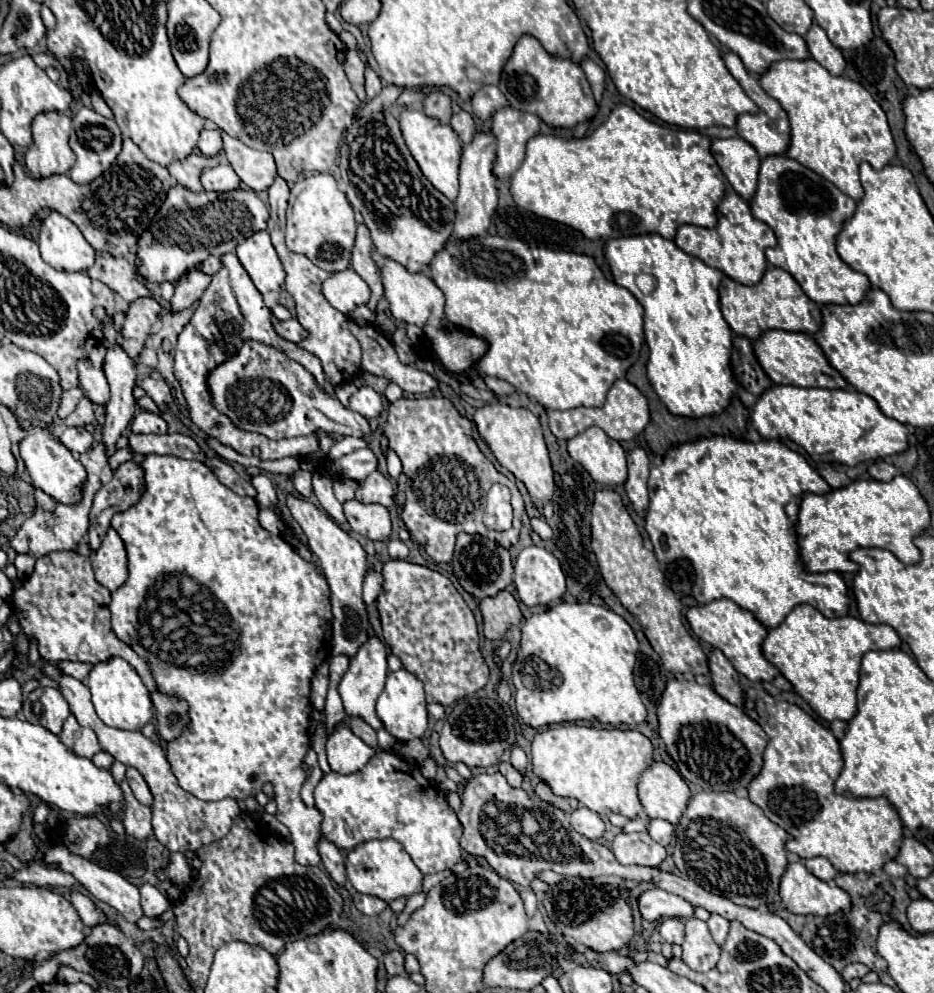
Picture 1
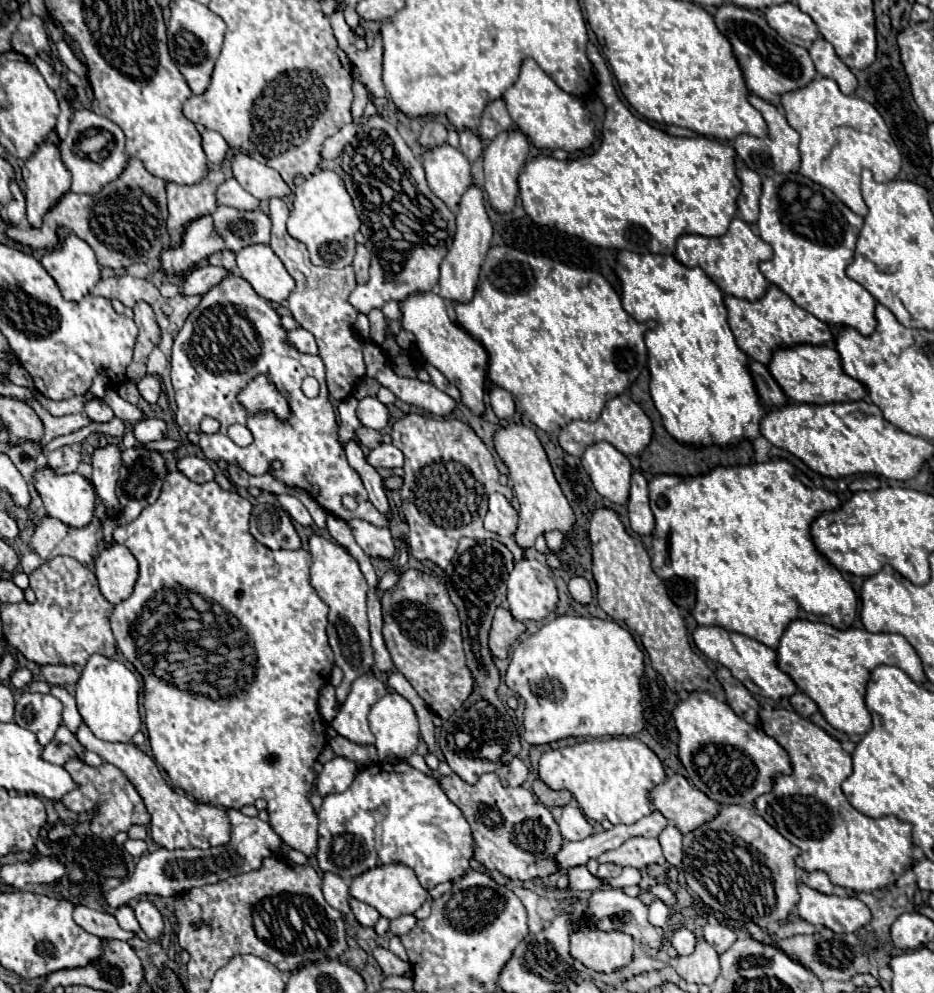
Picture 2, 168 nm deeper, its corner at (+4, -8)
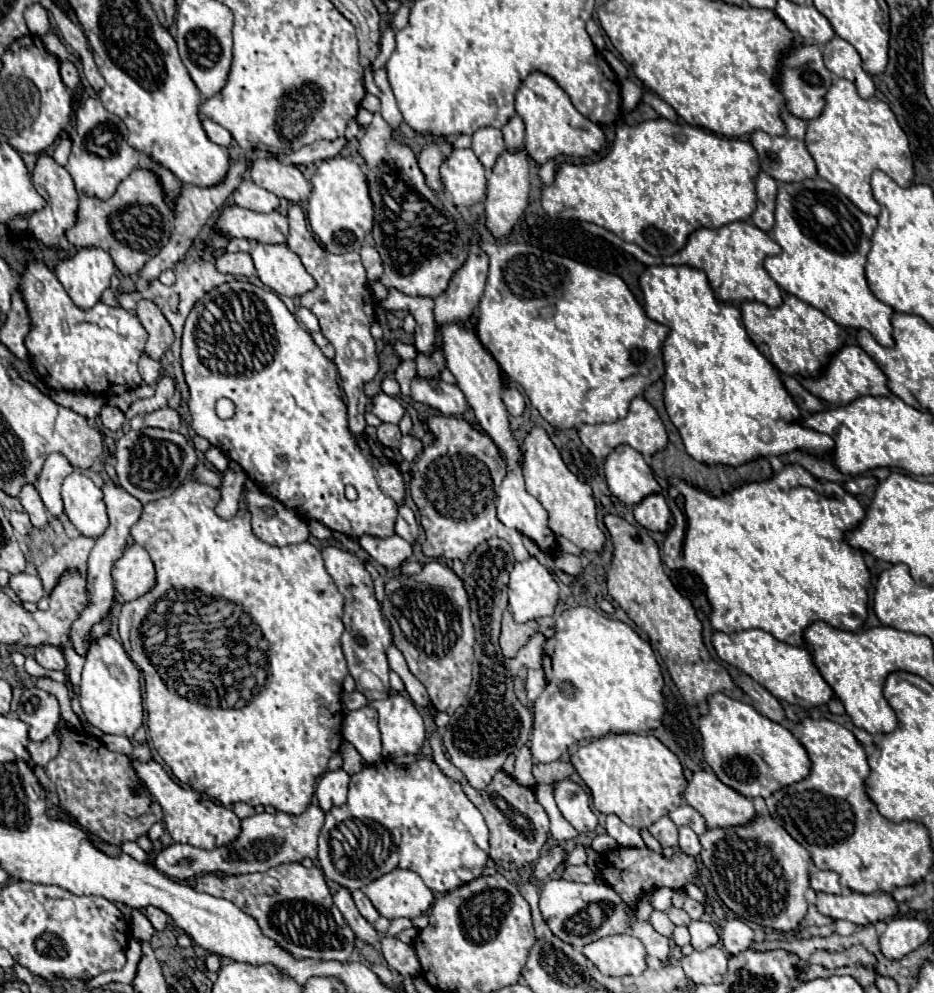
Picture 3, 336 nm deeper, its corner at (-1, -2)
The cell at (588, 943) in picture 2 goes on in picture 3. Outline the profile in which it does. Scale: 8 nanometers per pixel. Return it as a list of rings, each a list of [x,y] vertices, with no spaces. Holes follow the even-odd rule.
[[[628,933],[610,935],[594,943],[588,943],[586,947],[582,947],[582,953],[604,975],[612,975],[612,977],[640,975],[646,969],[644,945]]]

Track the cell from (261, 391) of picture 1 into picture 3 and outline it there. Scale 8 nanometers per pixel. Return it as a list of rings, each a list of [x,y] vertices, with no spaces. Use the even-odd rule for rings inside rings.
[[[382,423],[378,427],[378,441],[384,445],[384,447],[398,447],[400,445],[400,429],[398,425],[392,425],[392,423]]]

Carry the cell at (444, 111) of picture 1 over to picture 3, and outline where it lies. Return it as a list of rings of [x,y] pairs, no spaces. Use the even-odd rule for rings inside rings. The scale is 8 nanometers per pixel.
[[[438,139],[434,143],[426,143],[418,155],[420,169],[424,171],[426,181],[434,191],[442,191],[442,179],[440,179],[438,167],[450,155],[450,151],[452,151],[452,145],[446,139]]]

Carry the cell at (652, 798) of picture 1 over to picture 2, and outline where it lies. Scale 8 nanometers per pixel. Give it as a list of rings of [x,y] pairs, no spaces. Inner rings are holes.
[[[673,775],[651,791],[653,809],[675,823],[681,833],[695,831],[717,817],[721,805],[691,785],[683,775]]]

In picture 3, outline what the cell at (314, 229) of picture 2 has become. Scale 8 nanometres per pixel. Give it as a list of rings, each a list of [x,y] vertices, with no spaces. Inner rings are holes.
[[[344,157],[326,159],[318,165],[310,183],[312,193],[308,199],[308,223],[318,241],[322,243],[322,247],[326,247],[326,251],[336,255],[358,251],[364,243],[364,235],[372,229],[372,213],[374,213],[362,169],[354,161]]]

